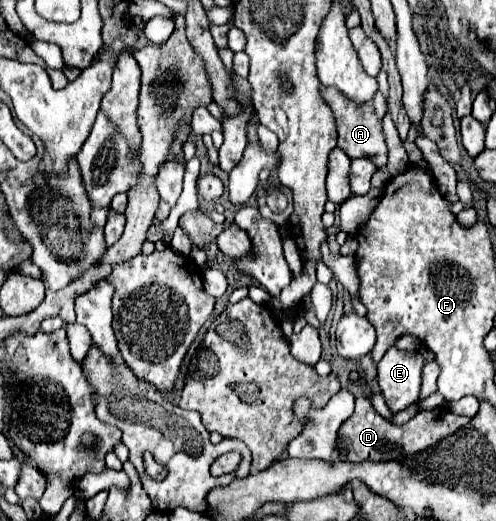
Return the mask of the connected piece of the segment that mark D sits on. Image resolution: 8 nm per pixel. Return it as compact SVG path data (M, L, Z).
M357 398L355 412L349 420L345 420L341 424L339 434L345 438L347 448L349 448L347 460L351 460L351 462L377 460L379 462L379 460L395 460L395 458L425 450L425 448L433 446L435 442L439 442L443 436L449 436L457 428L465 426L467 420L469 420L467 416L457 416L451 410L445 412L441 408L433 408L433 410L419 410L407 424L395 426L389 420L385 420L383 416L379 416L367 398Z

